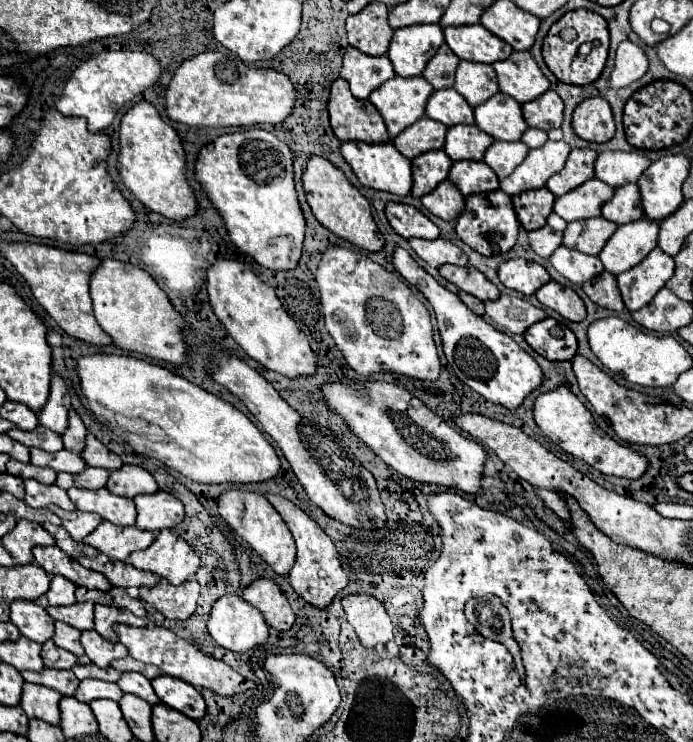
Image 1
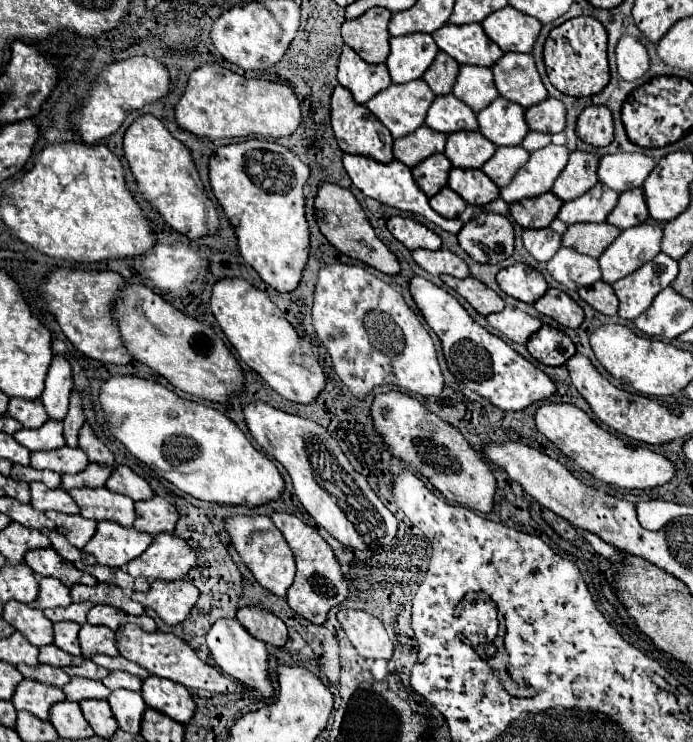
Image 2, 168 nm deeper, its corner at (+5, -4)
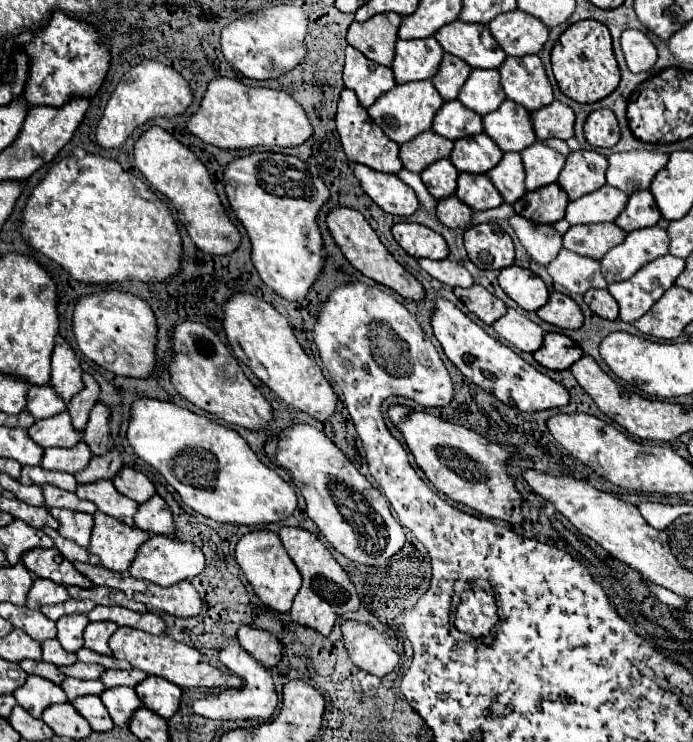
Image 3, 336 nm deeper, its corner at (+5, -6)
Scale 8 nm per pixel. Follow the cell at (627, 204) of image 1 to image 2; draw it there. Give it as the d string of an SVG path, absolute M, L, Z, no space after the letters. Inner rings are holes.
M633 188L627 192L621 192L617 206L607 216L607 222L625 230L643 224L649 220L649 210L645 210L645 194L643 188Z

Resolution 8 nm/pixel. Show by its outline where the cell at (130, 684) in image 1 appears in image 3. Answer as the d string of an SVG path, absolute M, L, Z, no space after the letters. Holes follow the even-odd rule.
M131 668L131 670L105 670L105 674L101 676L101 682L107 688L113 688L113 686L131 686L131 688L135 688L145 678L147 678L147 674L143 670L137 670L137 668Z

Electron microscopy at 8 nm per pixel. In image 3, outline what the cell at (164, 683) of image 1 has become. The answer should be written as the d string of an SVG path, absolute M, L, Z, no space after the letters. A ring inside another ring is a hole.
M149 676L135 688L143 706L157 712L165 720L169 720L181 704L181 688L177 684L167 682L165 678Z

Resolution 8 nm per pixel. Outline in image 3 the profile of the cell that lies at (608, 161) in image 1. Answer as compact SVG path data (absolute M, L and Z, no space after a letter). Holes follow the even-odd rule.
M633 150L611 154L607 168L607 184L623 190L625 194L633 194L637 190L647 190L655 174L667 164L669 156L661 152Z

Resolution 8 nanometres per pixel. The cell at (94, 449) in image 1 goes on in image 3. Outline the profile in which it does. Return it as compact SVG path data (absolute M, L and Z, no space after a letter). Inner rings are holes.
M97 402L89 414L87 428L83 430L83 442L91 448L93 456L107 454L113 448L113 444L109 440L107 418L109 418L109 410L101 402Z

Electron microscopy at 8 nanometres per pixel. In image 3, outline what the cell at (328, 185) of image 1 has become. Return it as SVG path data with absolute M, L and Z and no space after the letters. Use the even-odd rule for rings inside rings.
M339 206L333 208L327 214L327 228L335 240L335 244L341 248L341 252L345 254L345 258L359 270L363 272L367 278L385 284L387 288L395 290L397 294L401 294L407 300L421 300L423 298L423 286L389 254L389 250L381 244L379 236L375 234L375 230L369 226L369 222L363 218L361 212L347 208L347 206Z

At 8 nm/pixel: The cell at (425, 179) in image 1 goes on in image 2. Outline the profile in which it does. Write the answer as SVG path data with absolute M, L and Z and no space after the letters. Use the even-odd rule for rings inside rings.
M433 154L419 162L411 172L417 182L417 186L431 198L435 196L441 188L447 186L447 178L451 172L451 162L447 160L445 154Z

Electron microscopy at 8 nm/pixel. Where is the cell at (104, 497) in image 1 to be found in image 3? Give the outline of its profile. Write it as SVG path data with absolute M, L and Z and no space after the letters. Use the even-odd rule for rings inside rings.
M101 480L101 482L93 482L93 484L79 484L75 494L83 500L89 500L97 506L99 512L113 516L115 520L133 526L133 514L137 512L137 502L129 500L127 496L119 494L115 490L115 486L111 484L111 480Z

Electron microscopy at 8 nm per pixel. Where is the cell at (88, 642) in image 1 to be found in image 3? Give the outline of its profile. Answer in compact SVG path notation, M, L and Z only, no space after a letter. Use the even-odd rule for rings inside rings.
M89 622L85 628L85 646L99 654L111 654L109 638L117 630L117 624L113 622Z

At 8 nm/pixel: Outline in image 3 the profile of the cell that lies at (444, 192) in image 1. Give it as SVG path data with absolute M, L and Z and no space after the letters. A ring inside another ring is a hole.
M447 196L437 202L437 218L449 228L467 226L471 220L471 214L473 210L467 204L459 202L459 198L455 196Z

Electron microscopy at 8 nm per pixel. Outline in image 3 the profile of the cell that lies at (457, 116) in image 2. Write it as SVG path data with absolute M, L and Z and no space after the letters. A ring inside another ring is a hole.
M449 100L435 114L431 130L435 130L439 136L457 140L483 132L483 122L479 114L465 108L459 100Z

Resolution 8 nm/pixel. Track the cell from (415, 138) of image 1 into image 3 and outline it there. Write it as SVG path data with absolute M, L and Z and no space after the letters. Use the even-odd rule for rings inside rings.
M427 130L415 136L411 142L405 142L399 148L399 158L403 162L403 168L411 172L421 172L431 162L439 158L449 158L451 150L453 150L453 140Z

